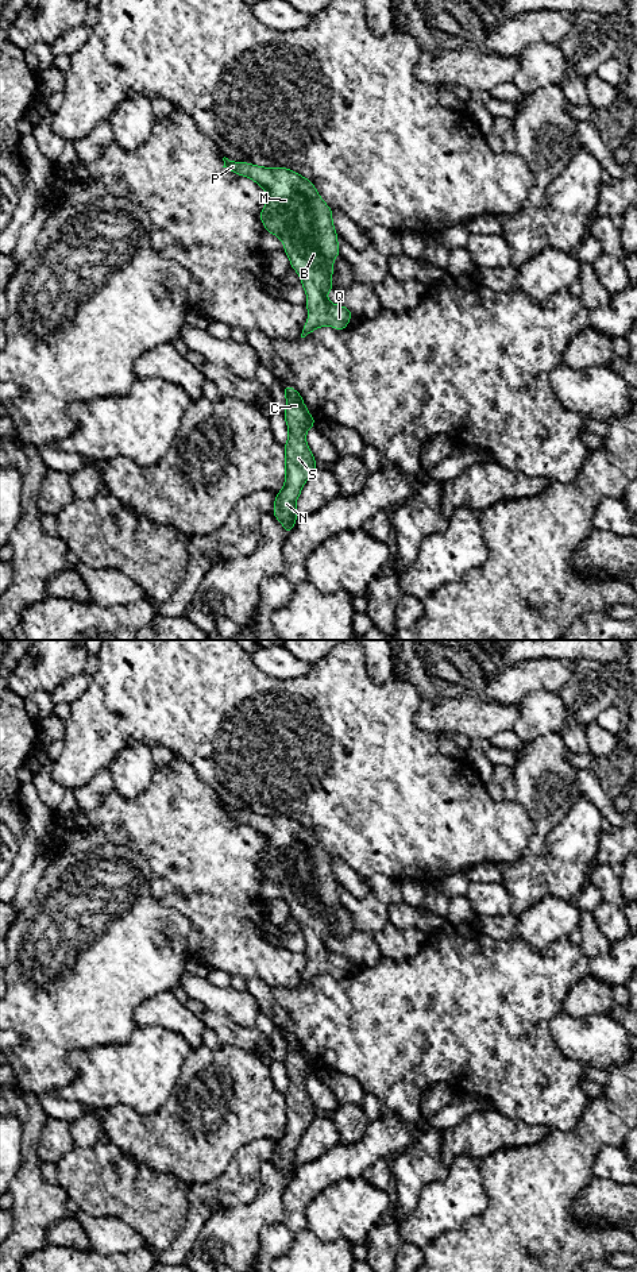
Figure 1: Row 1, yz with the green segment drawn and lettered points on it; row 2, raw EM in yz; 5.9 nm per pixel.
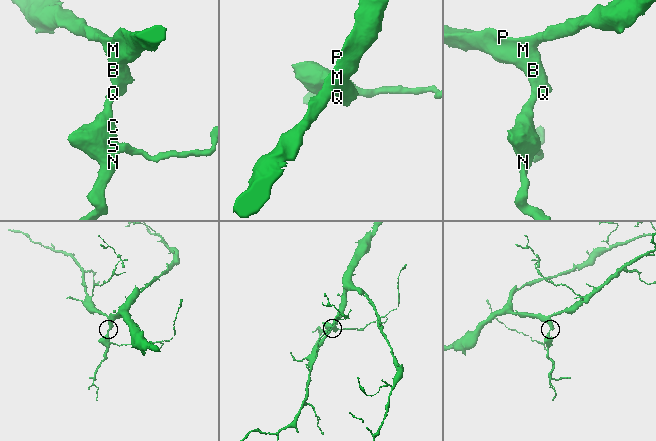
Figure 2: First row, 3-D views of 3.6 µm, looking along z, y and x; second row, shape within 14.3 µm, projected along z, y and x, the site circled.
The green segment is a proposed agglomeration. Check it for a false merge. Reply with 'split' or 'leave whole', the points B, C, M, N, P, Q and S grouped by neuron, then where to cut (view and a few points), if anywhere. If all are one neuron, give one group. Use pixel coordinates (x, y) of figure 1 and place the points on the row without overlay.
leave whole; groups B C M N P Q S; cut none

